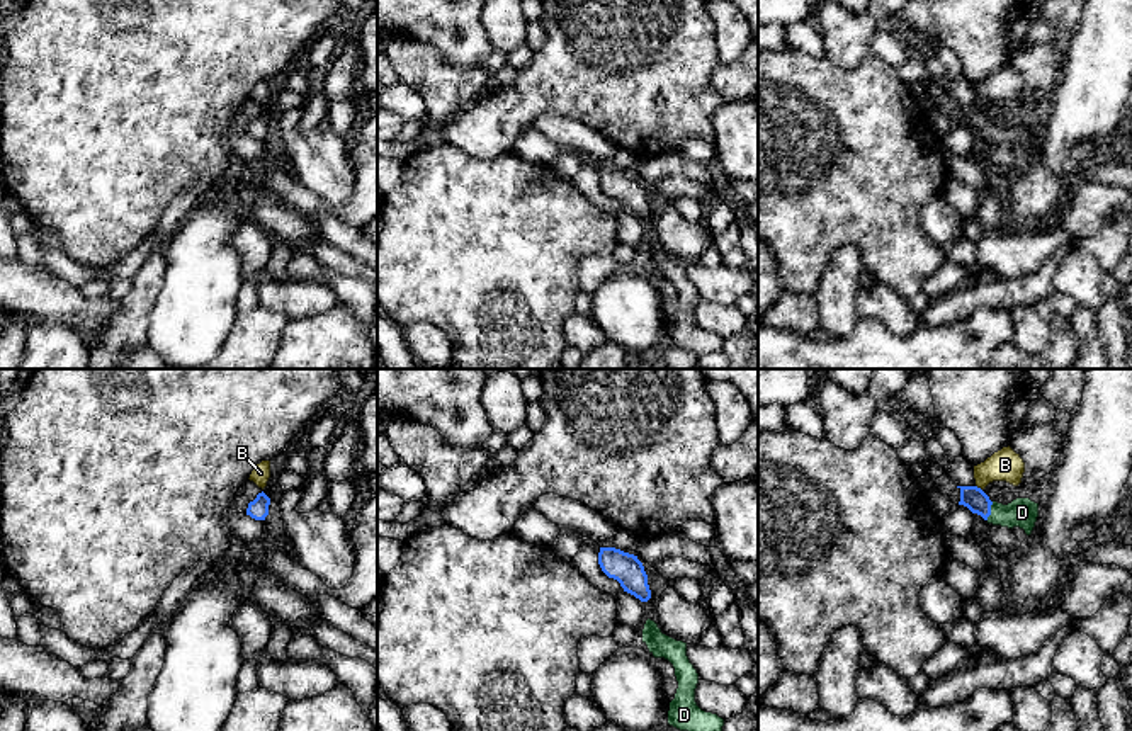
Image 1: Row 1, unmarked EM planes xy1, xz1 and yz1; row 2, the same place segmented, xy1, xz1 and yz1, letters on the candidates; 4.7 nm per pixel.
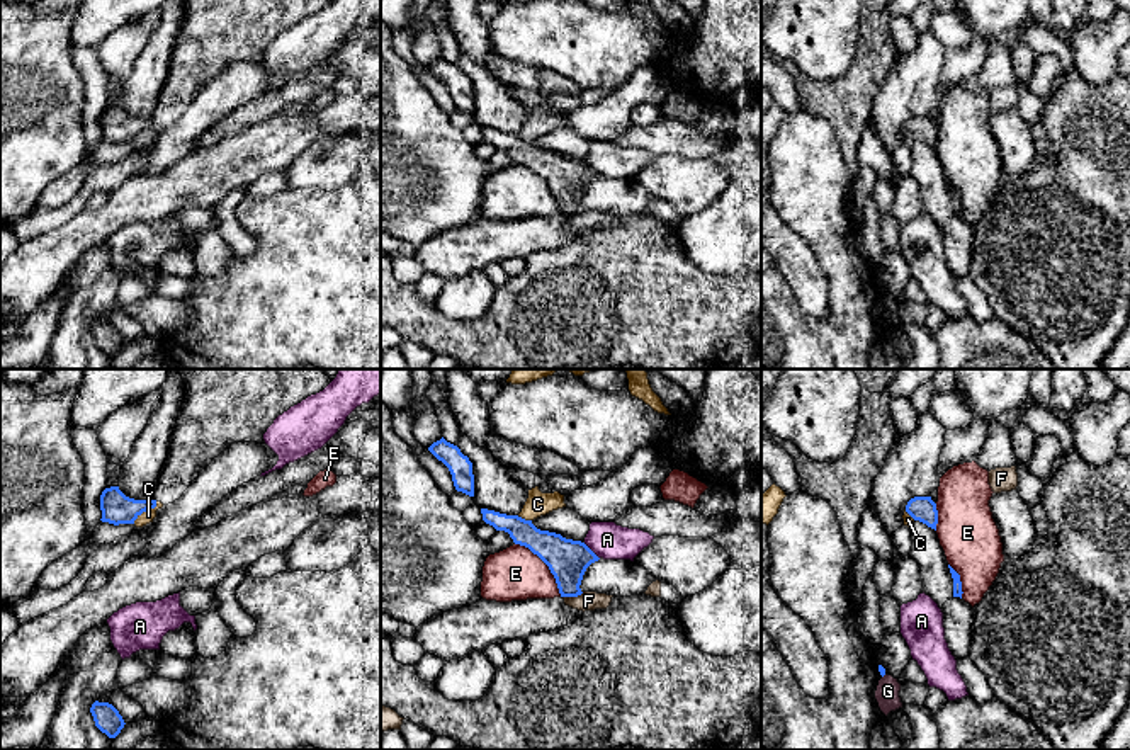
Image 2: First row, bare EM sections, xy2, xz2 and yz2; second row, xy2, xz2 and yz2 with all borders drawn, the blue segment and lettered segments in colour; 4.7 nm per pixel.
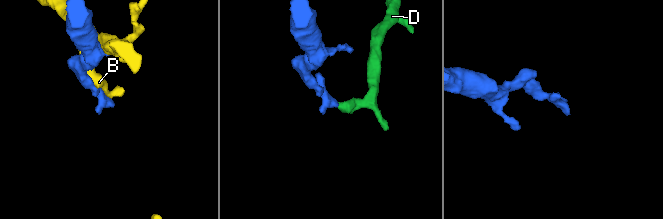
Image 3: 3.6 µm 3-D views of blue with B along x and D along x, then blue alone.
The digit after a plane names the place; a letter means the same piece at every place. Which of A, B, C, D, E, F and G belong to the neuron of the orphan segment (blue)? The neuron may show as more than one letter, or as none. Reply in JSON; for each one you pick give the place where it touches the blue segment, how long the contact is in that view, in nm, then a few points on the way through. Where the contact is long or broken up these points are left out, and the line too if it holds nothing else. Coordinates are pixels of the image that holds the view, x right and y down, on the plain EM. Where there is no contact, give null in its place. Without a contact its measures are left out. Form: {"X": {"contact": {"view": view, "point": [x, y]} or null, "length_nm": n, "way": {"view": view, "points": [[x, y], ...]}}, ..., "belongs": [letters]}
{"D": {"contact": {"view": "yz1", "point": [990, 130]}, "length_nm": 90, "way": {"view": "yz1", "points": [[974, 118], [990, 130], [1022, 131]]}}, "belongs": ["D"]}

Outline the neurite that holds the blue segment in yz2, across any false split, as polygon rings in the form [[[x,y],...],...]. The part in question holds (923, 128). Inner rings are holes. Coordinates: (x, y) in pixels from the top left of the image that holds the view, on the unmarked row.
[[[914,116],[907,121],[906,131],[914,138],[928,146],[936,150],[938,143],[938,129],[936,122],[931,119],[931,116]]]

